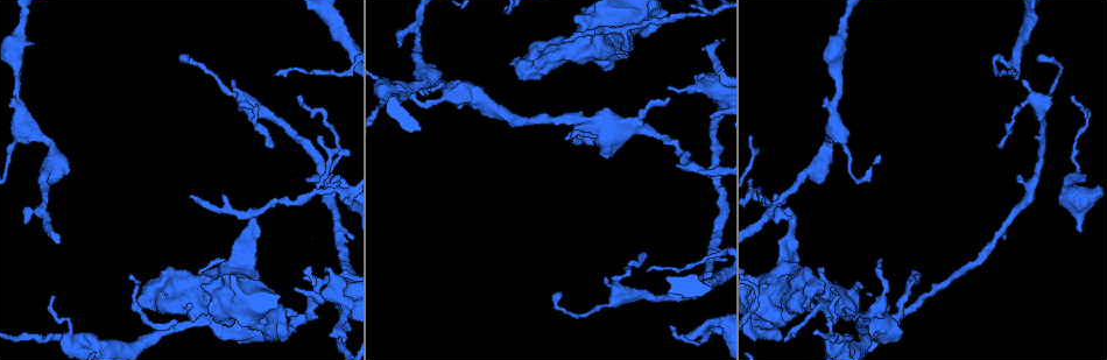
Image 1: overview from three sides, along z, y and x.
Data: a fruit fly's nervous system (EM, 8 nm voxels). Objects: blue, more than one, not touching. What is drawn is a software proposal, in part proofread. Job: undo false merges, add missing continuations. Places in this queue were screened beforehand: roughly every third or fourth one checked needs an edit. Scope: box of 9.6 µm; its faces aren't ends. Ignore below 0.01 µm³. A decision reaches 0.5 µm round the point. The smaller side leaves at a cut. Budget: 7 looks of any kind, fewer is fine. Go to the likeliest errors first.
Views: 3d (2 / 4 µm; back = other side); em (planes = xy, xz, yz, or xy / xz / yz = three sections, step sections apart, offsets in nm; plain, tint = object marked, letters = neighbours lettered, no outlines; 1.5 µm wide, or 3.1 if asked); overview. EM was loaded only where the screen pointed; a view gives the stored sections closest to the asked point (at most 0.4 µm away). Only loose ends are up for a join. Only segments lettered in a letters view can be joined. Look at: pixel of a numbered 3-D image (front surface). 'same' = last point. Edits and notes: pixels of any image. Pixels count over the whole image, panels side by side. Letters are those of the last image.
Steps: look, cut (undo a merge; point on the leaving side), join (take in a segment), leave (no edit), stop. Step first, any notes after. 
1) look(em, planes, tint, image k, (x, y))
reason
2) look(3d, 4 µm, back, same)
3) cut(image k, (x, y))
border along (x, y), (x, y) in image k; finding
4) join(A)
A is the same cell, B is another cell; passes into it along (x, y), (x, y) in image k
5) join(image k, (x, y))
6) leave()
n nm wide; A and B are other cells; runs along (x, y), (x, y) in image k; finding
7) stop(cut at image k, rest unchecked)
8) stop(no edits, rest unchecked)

look(em, yz, step 4, letters, image 1, (306, 178))
branch stops here

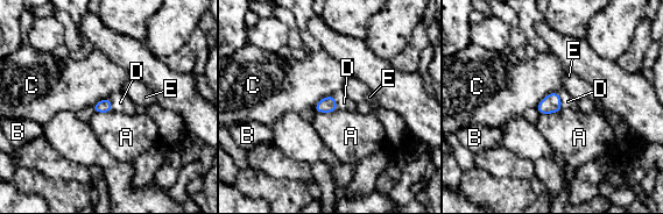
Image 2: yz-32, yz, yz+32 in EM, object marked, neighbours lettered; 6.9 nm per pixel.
join(D)
D is the same cell, A, B, C and E are other cells; passes into it along (551, 104), (561, 100), (568, 101) in image 2; the neuron continues

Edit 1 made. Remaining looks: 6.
look(overview)
see it whole again

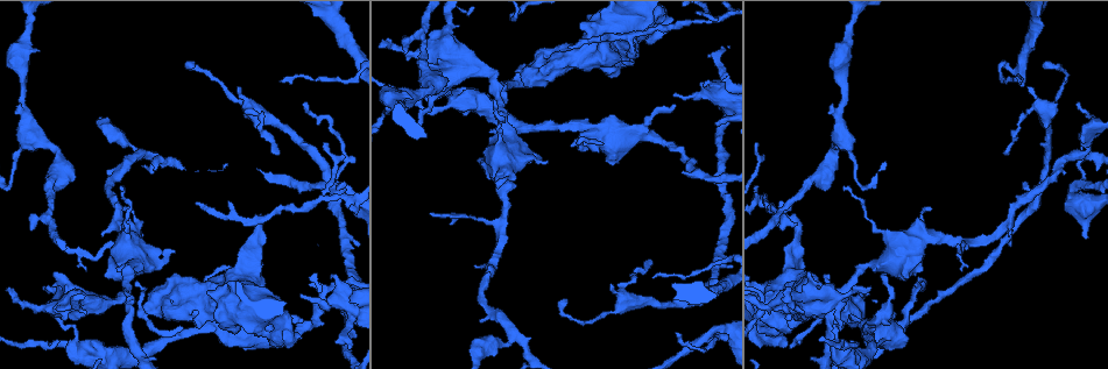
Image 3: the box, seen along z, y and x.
look(3d, 4 µm, image 3, (237, 333))
an open end

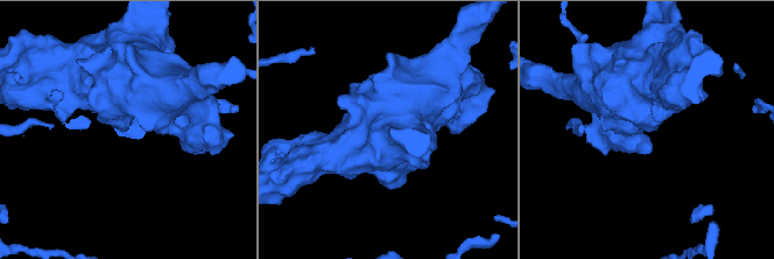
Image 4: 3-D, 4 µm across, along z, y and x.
look(em, xy, step 8, tint, image 4, (127, 129))

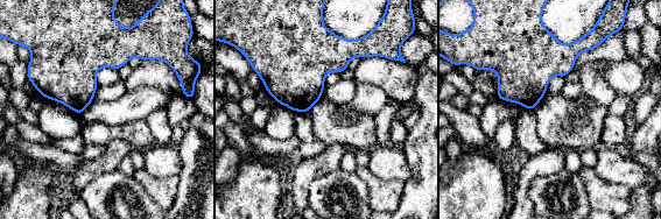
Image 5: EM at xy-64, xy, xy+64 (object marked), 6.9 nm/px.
look(em, planes, letters, same)

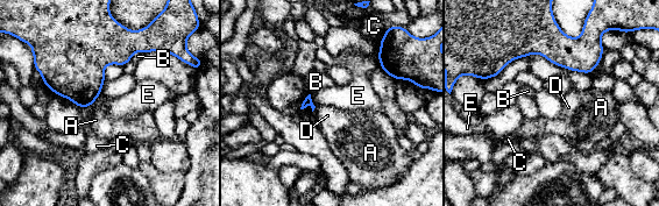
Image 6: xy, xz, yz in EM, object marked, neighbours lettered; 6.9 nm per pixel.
leave()
A, B, C, D and E are other cells; border along (101, 94), (90, 107) in image 6; none of them fits

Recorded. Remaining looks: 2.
look(em, planes, letters, image 3, (1045, 69))
tapers out

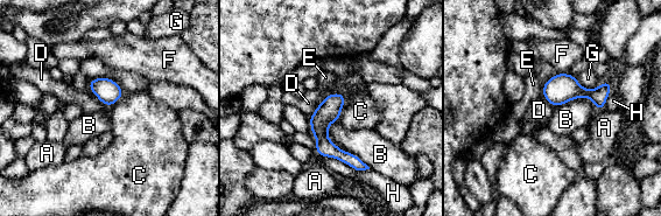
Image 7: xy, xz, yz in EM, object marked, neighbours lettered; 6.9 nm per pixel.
leave()
A, B, C, D, E, F, G and H are other cells; runs along (331, 97), (322, 139), (363, 167) in image 7; no lettered segment goes on from it

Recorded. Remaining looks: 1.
stop(join at image 2, rest unchecked)

